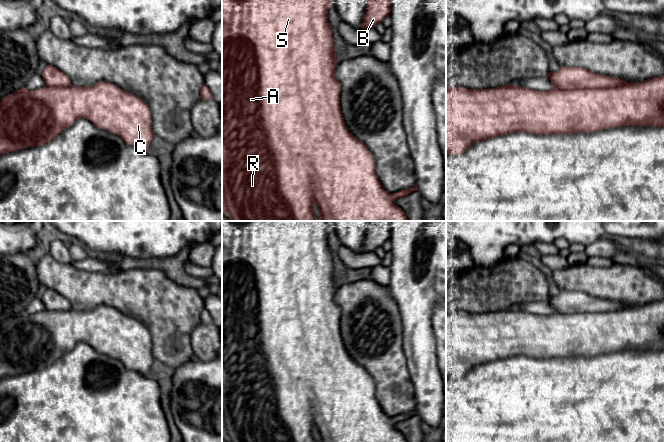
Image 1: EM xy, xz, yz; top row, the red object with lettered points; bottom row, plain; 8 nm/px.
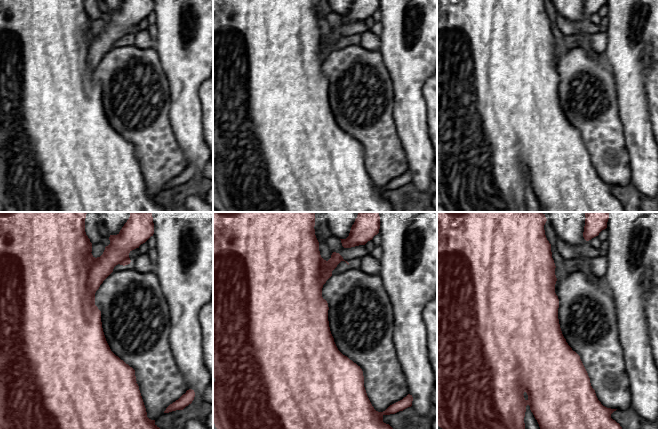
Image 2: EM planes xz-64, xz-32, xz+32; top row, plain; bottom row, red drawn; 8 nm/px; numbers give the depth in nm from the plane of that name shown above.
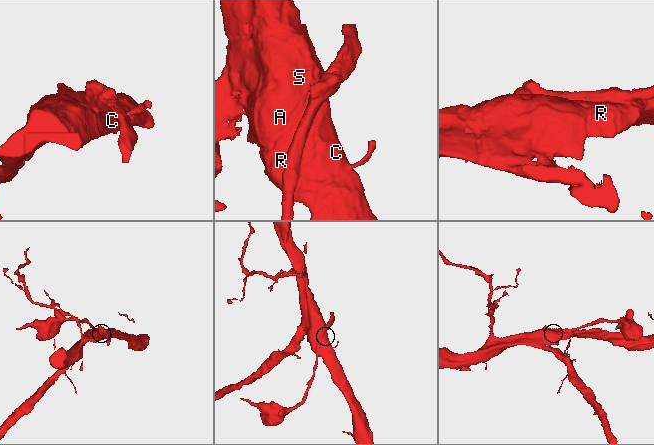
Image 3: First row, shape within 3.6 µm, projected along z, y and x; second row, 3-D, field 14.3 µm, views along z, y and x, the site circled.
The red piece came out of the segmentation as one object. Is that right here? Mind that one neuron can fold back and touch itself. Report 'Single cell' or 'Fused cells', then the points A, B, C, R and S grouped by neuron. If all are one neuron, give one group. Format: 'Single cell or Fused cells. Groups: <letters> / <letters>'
Single cell. Groups: A B C R S

